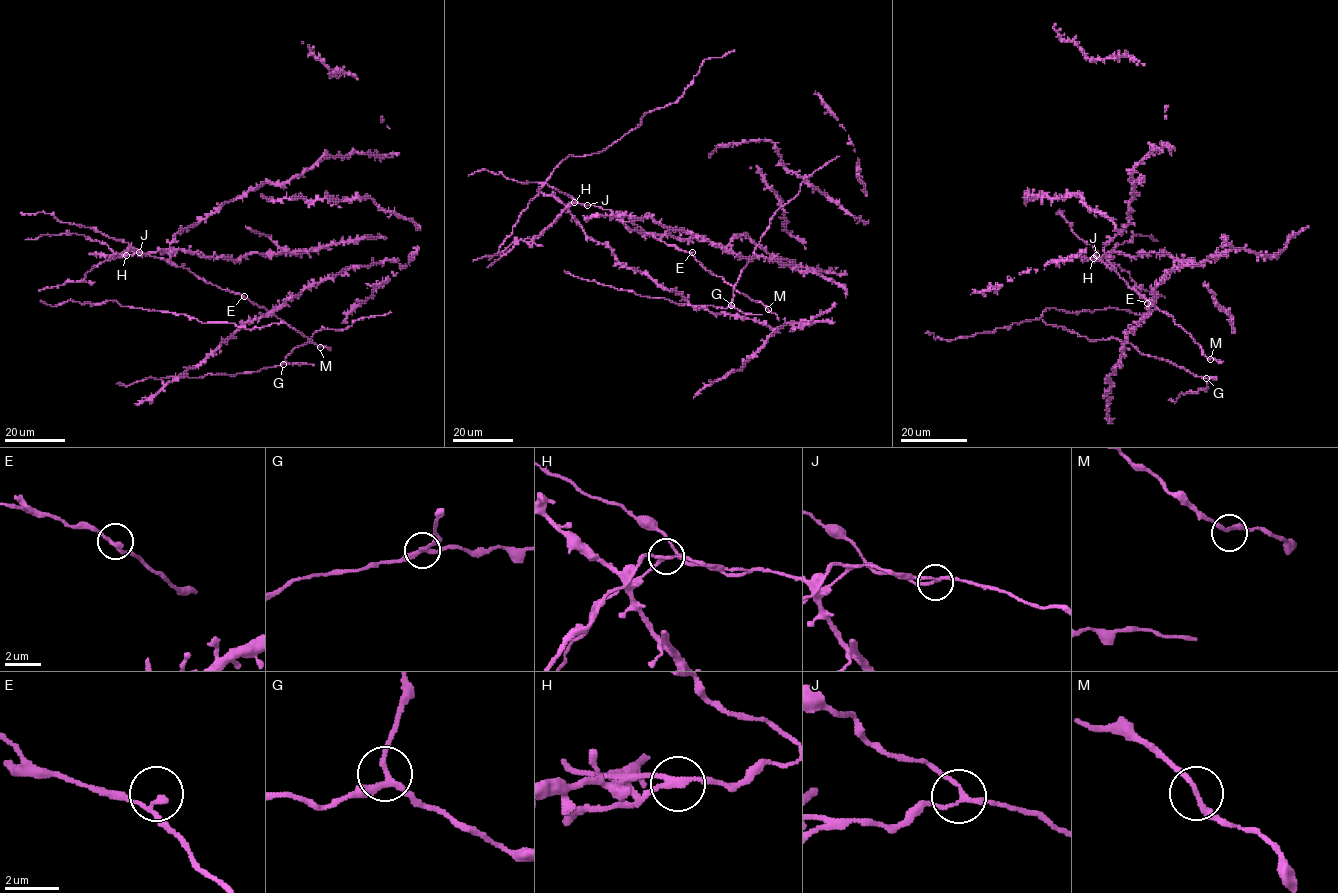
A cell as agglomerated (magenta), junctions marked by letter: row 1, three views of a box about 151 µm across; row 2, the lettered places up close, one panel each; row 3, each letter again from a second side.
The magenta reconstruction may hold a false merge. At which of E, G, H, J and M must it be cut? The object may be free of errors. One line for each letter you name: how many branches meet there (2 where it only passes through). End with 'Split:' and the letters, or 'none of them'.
H: branches 3
Split: H

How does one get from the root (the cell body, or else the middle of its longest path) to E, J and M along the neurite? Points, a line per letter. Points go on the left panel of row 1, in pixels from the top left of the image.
E: (267, 310), (244, 296)
J: (267, 310), (241, 294), (206, 283), (186, 268), (139, 252)
M: (267, 310), (320, 347)

